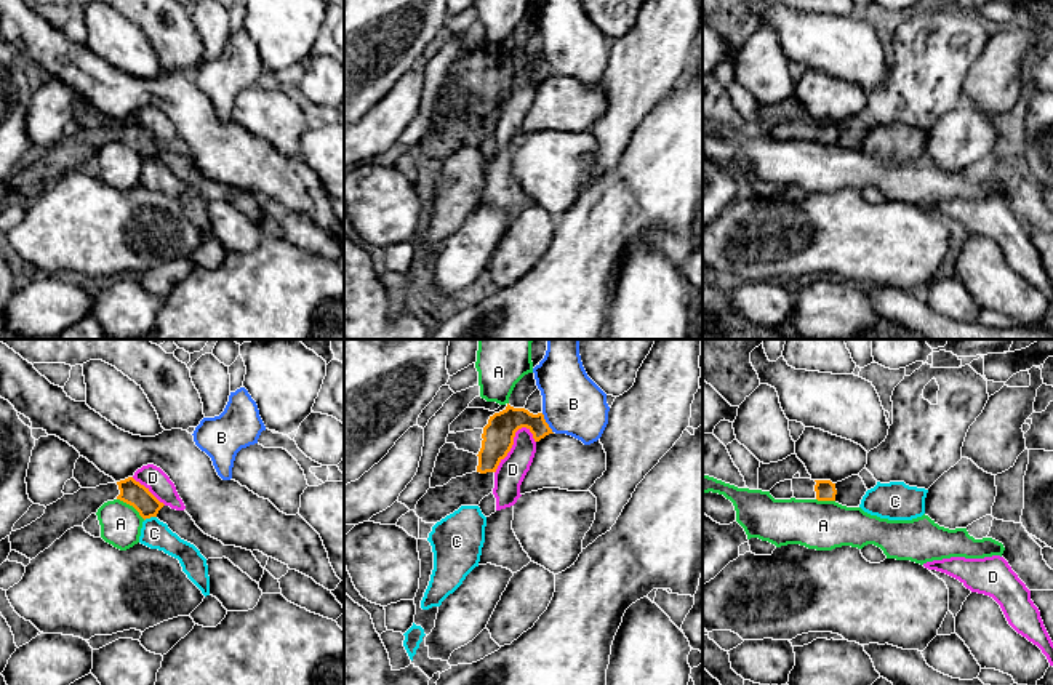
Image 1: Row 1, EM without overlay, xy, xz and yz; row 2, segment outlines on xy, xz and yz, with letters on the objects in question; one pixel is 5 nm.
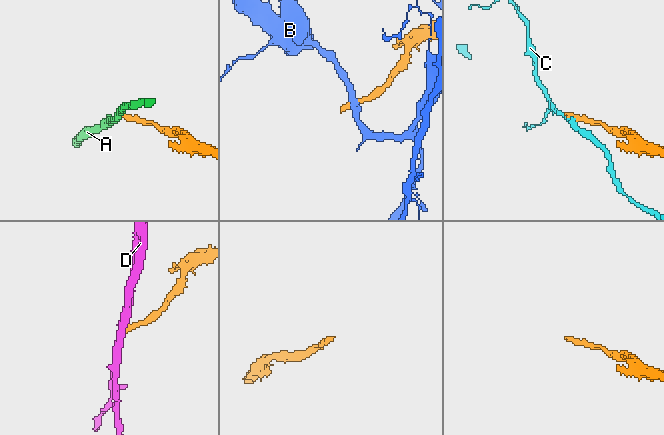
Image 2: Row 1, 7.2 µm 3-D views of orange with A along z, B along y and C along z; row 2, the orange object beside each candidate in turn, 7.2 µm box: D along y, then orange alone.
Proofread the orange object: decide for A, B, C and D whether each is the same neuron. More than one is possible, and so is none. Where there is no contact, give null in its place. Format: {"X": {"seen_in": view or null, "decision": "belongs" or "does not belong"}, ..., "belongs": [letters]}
{"A": {"seen_in": "xy", "decision": "does not belong"}, "B": {"seen_in": "xz", "decision": "does not belong"}, "C": {"seen_in": "xy", "decision": "does not belong"}, "D": {"seen_in": "xz", "decision": "does not belong"}, "belongs": []}

